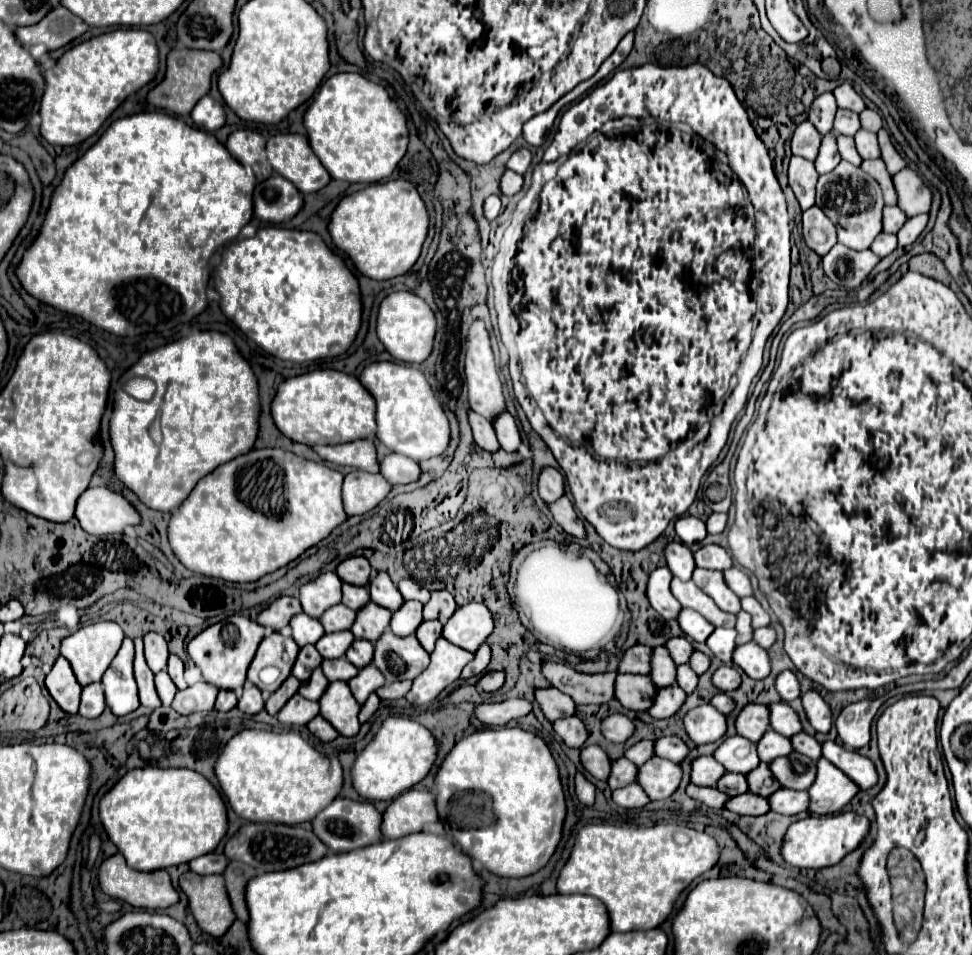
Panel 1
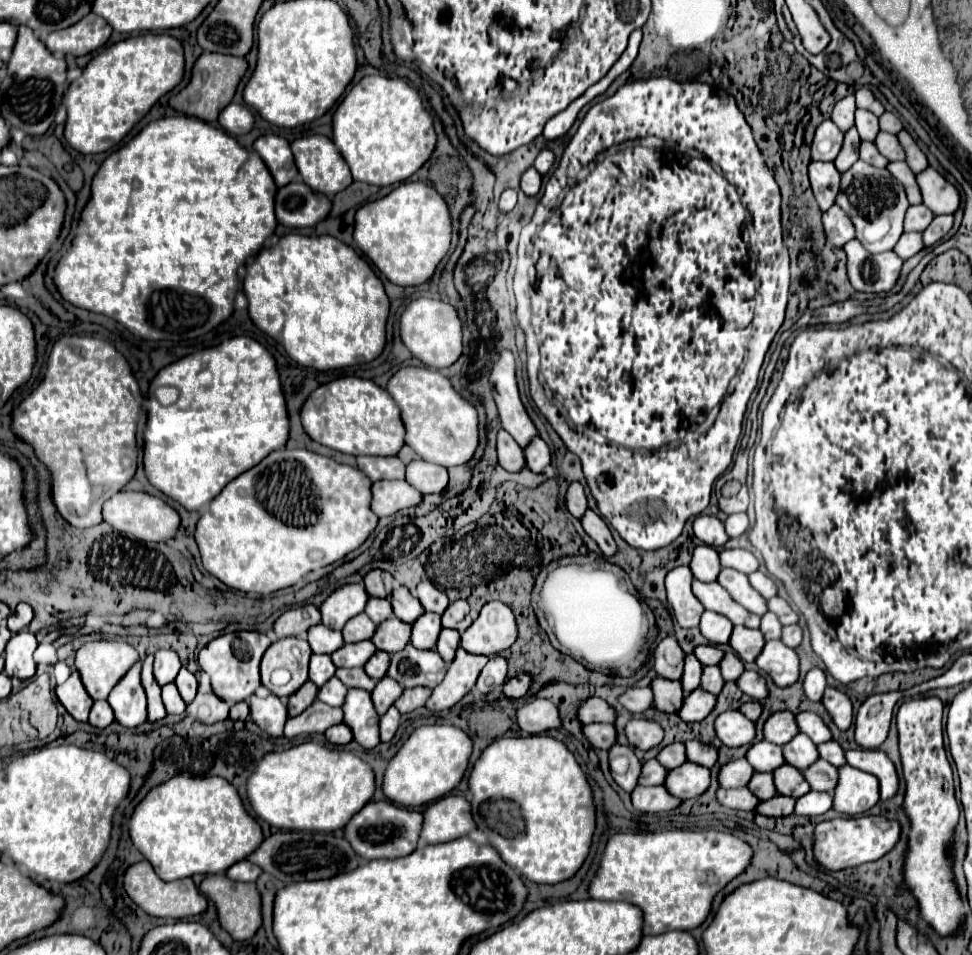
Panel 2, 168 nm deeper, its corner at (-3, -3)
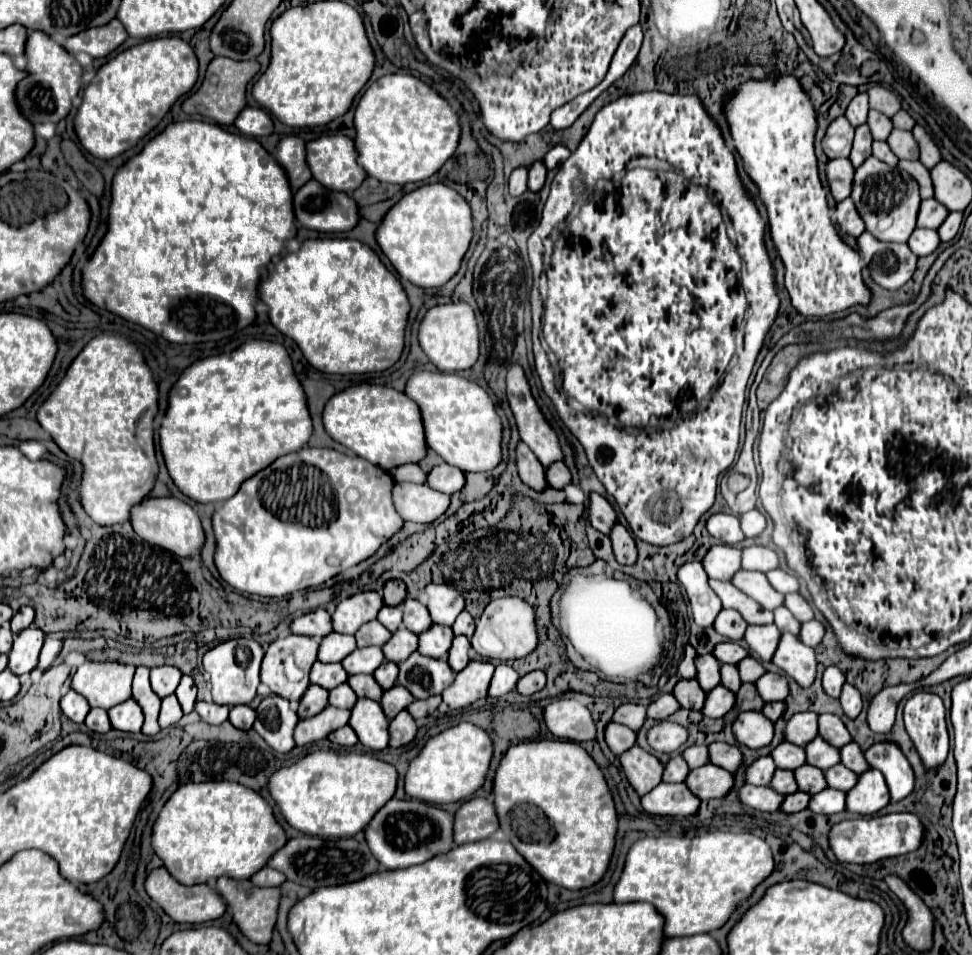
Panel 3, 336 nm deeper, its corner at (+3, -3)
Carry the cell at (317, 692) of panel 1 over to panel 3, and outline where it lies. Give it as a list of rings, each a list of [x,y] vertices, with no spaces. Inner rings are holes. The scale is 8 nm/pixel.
[[[338,685],[336,689],[330,691],[330,705],[338,709],[352,709],[354,701],[358,701],[358,695],[350,689],[350,685]]]

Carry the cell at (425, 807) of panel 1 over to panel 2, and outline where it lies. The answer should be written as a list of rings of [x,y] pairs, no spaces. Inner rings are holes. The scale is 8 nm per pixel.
[[[446,795],[422,811],[422,843],[442,843],[470,833],[474,827],[470,803],[458,795]]]

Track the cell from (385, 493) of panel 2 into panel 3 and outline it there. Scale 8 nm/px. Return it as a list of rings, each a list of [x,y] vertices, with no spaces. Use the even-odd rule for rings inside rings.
[[[396,483],[394,505],[406,521],[432,523],[450,507],[450,495],[438,493],[428,485],[416,483]]]

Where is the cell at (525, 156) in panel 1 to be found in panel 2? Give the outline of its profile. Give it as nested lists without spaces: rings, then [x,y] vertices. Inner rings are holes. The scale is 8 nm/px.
[[[544,149],[544,151],[540,151],[540,155],[538,155],[536,161],[534,161],[534,169],[544,175],[544,173],[548,173],[548,169],[552,167],[552,163],[554,163],[554,153],[548,151],[548,149]]]

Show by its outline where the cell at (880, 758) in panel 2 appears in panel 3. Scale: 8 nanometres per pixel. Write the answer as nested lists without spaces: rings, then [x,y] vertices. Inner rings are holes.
[[[876,743],[866,751],[866,759],[874,769],[882,771],[890,789],[892,803],[902,801],[914,791],[916,775],[904,753],[894,743]]]

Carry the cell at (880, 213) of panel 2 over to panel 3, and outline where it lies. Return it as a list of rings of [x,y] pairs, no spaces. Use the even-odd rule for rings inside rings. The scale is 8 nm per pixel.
[[[868,157],[854,175],[852,199],[862,219],[866,221],[866,231],[870,231],[876,239],[886,243],[906,243],[910,233],[916,229],[916,217],[920,209],[920,189],[914,177],[906,171],[890,167],[876,157]]]

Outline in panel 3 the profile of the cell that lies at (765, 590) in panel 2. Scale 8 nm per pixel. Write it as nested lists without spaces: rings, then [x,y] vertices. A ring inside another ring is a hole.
[[[774,569],[774,571],[768,571],[766,573],[772,587],[780,593],[796,593],[800,589],[800,579],[784,569]]]

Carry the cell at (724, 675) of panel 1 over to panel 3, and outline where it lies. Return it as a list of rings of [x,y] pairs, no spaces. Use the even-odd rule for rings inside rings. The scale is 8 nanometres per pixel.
[[[766,673],[764,677],[760,677],[756,681],[758,693],[762,695],[764,701],[784,701],[790,693],[790,683],[786,677],[778,675],[778,673]]]

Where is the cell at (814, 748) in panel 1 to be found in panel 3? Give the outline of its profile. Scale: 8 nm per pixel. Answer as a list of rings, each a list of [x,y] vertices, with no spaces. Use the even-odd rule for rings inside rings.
[[[856,743],[844,745],[844,747],[840,749],[840,753],[842,753],[842,763],[844,763],[848,769],[852,769],[852,771],[856,771],[856,773],[864,773],[864,771],[870,769],[870,765],[866,765],[866,757],[862,757],[864,751],[862,751]]]

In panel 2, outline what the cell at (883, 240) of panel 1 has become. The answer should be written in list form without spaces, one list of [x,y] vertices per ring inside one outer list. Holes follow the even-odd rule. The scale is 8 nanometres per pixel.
[[[904,233],[894,247],[894,253],[898,253],[900,259],[908,259],[908,257],[916,255],[922,247],[924,245],[922,245],[922,235],[920,233]]]

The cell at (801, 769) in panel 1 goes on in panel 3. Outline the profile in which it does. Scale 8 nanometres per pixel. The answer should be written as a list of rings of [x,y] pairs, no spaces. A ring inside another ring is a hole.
[[[834,765],[826,771],[826,779],[828,779],[828,787],[834,789],[842,789],[842,791],[850,791],[856,783],[858,783],[858,773],[846,769],[844,765]]]

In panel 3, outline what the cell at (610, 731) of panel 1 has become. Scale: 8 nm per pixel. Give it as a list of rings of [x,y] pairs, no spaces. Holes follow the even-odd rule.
[[[662,721],[648,733],[648,743],[658,753],[674,753],[686,743],[686,739],[688,729],[672,721]]]

